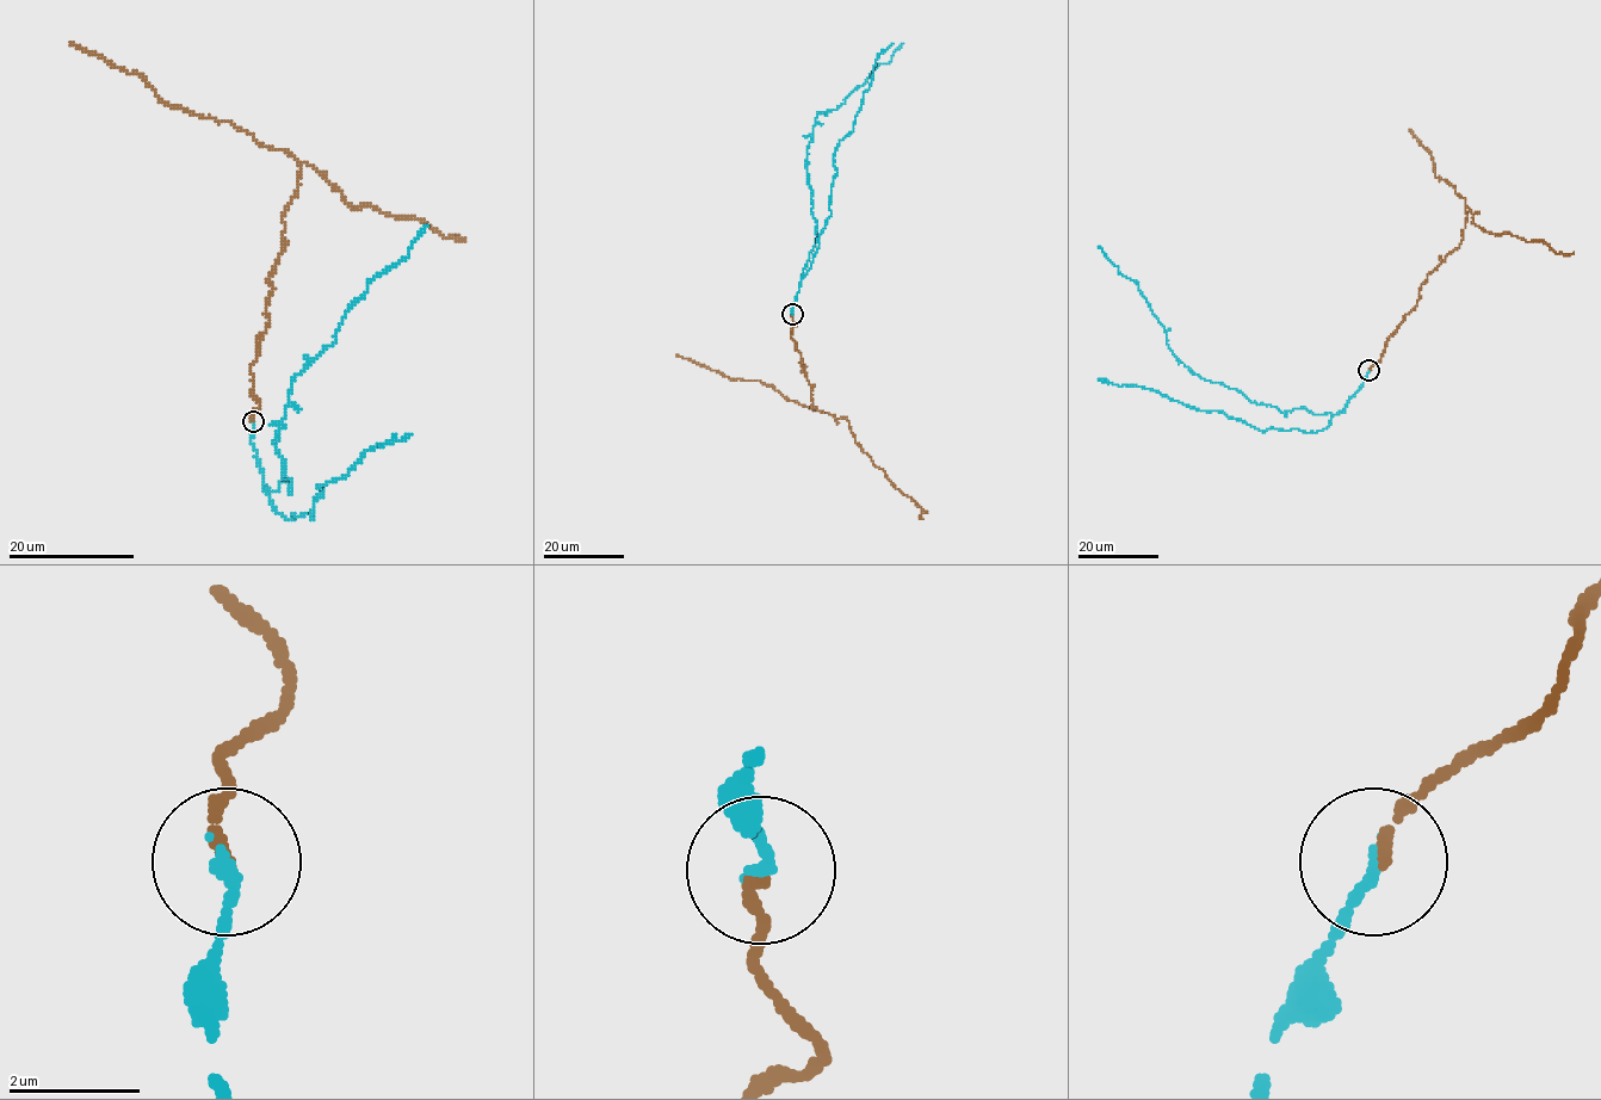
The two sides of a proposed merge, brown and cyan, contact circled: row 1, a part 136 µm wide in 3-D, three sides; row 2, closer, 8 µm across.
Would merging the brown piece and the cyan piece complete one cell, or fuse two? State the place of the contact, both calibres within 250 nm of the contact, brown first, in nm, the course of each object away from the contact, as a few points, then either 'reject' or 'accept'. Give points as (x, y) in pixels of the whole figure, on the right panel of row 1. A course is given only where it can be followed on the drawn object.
(1368, 370) | 180/180 nm | brown via (1370, 371), (1415, 307), (1427, 277), (1460, 243), (1465, 223), (1465, 199), (1435, 175), (1434, 159), (1409, 131) | cyan via (1370, 371), (1333, 415), (1250, 402), (1172, 352), (1137, 283), (1098, 246) | accept

